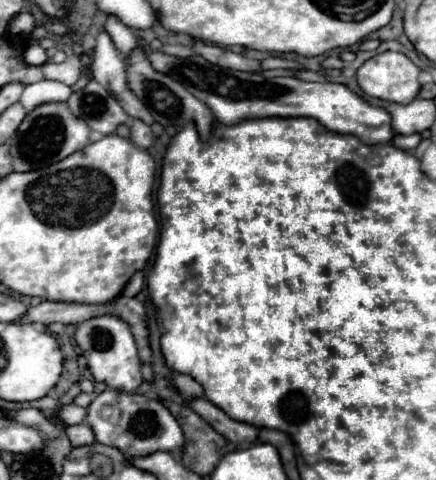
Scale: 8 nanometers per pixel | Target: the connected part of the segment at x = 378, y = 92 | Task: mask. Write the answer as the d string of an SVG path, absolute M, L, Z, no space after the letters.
M382 52L366 60L358 72L358 86L384 102L408 104L418 96L420 68L402 52Z

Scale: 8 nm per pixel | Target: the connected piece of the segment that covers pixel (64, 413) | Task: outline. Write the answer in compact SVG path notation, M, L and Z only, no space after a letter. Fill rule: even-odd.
M64 404L58 408L58 416L66 424L80 424L86 418L86 408L80 408L76 404Z

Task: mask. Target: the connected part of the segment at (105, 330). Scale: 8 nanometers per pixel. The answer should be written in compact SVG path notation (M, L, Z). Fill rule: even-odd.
M105 314L78 324L76 342L82 348L82 352L88 360L88 370L96 382L104 382L106 386L120 390L120 392L134 392L142 384L136 342L134 342L134 336L132 336L128 324L120 318Z

